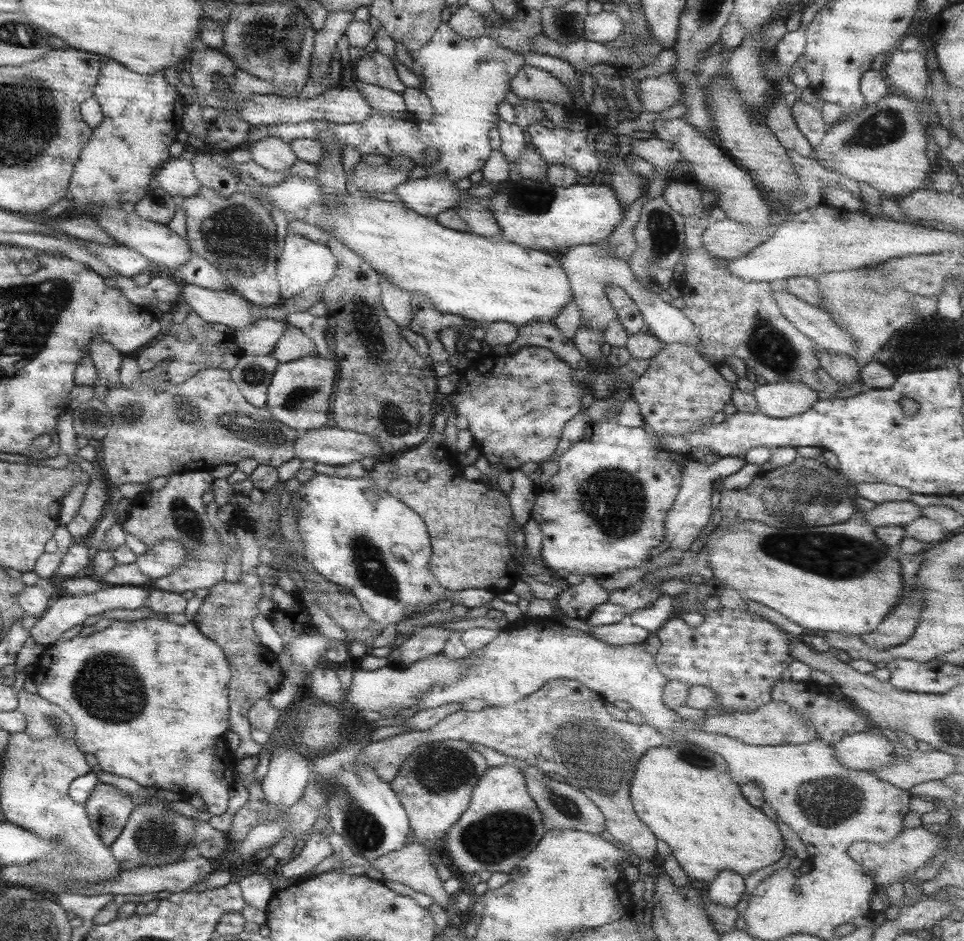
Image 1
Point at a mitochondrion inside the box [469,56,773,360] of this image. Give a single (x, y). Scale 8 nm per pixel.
(663, 231)

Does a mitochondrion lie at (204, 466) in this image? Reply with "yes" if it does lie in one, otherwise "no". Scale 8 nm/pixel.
no

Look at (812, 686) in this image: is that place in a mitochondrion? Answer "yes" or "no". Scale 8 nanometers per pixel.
no

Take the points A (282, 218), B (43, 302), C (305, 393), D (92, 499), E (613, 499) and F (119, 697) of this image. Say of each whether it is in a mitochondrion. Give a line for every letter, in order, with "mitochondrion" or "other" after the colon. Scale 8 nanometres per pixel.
A: other
B: mitochondrion
C: mitochondrion
D: other
E: mitochondrion
F: mitochondrion

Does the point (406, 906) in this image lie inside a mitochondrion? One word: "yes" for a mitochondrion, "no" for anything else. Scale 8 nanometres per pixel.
no

